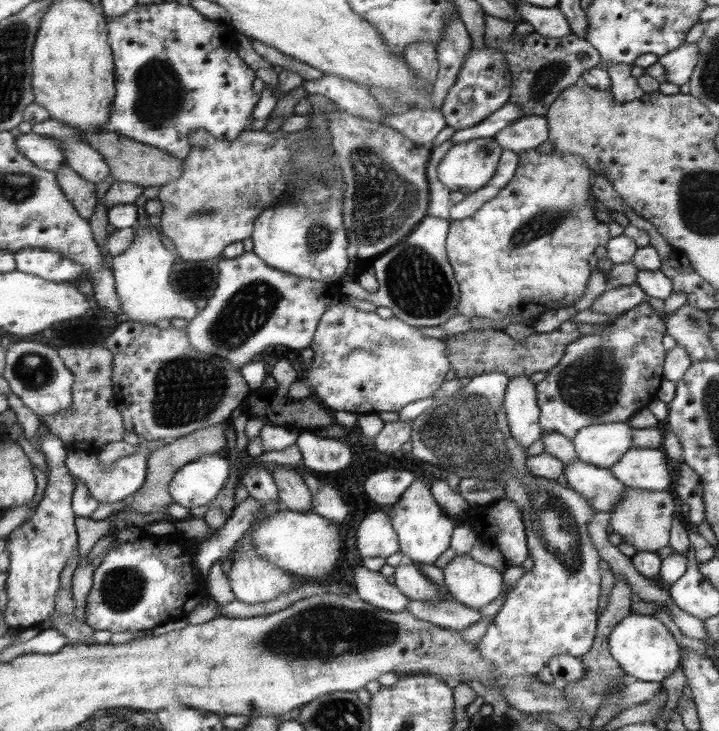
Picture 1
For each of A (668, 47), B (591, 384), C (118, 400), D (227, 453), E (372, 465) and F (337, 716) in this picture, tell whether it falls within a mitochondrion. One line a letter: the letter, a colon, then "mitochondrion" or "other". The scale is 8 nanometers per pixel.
A: other
B: mitochondrion
C: other
D: other
E: other
F: mitochondrion

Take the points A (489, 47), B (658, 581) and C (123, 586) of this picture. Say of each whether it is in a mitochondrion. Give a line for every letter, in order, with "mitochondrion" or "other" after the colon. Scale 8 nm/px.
A: other
B: other
C: mitochondrion

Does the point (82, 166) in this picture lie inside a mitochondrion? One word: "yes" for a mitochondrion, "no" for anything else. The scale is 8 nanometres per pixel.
no

